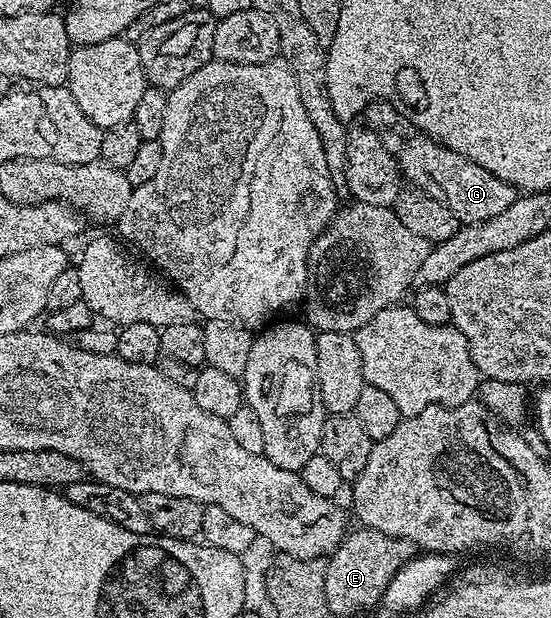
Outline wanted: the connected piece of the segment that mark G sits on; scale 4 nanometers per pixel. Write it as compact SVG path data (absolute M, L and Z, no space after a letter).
M425 135L407 136L403 149L396 154L398 167L402 170L403 178L413 188L422 189L432 199L440 199L456 215L462 225L484 223L511 207L516 198L513 185L504 183L504 179L496 179L492 171L484 171L476 163L464 159L456 151L444 147L440 142Z

